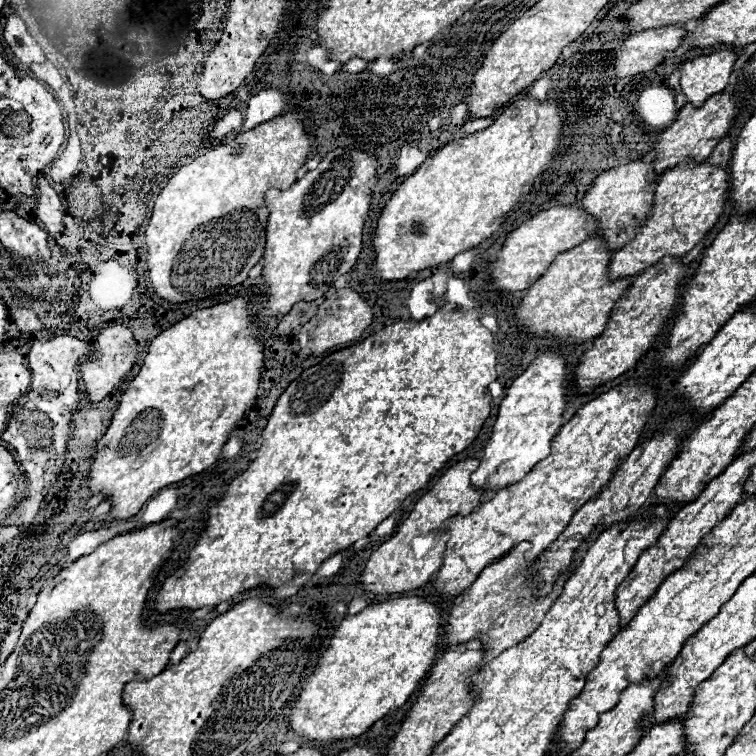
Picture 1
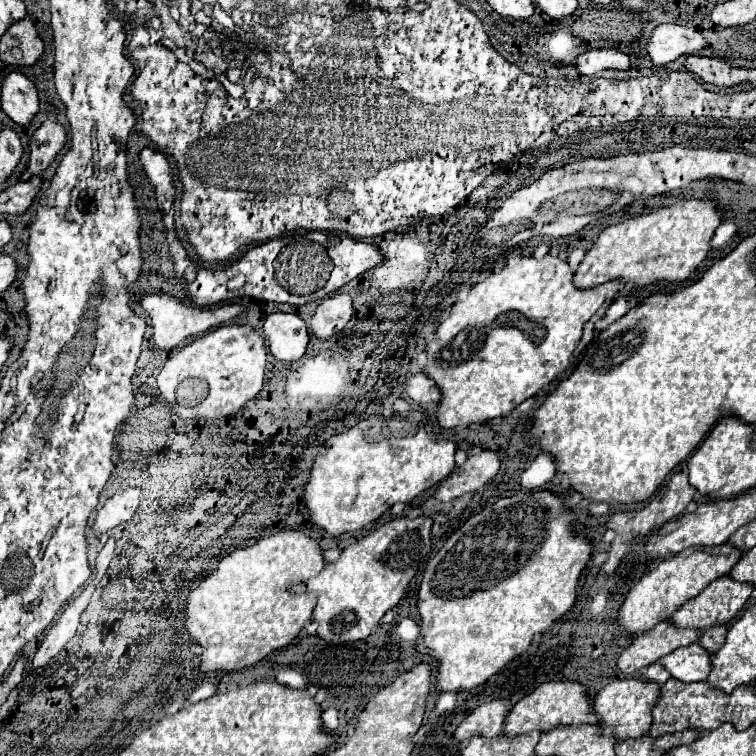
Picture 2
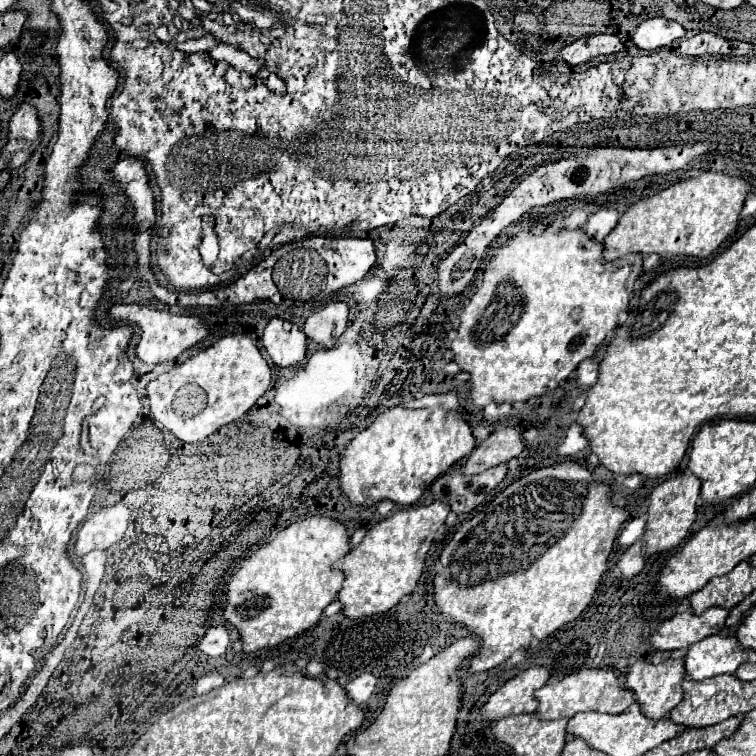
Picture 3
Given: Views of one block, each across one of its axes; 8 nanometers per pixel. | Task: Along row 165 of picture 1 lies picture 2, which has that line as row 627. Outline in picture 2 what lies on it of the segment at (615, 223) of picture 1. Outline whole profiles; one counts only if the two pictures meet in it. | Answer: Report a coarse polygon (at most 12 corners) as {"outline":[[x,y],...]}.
{"outline":[[688,548],[628,592],[618,624],[640,634],[668,620],[744,552]]}

